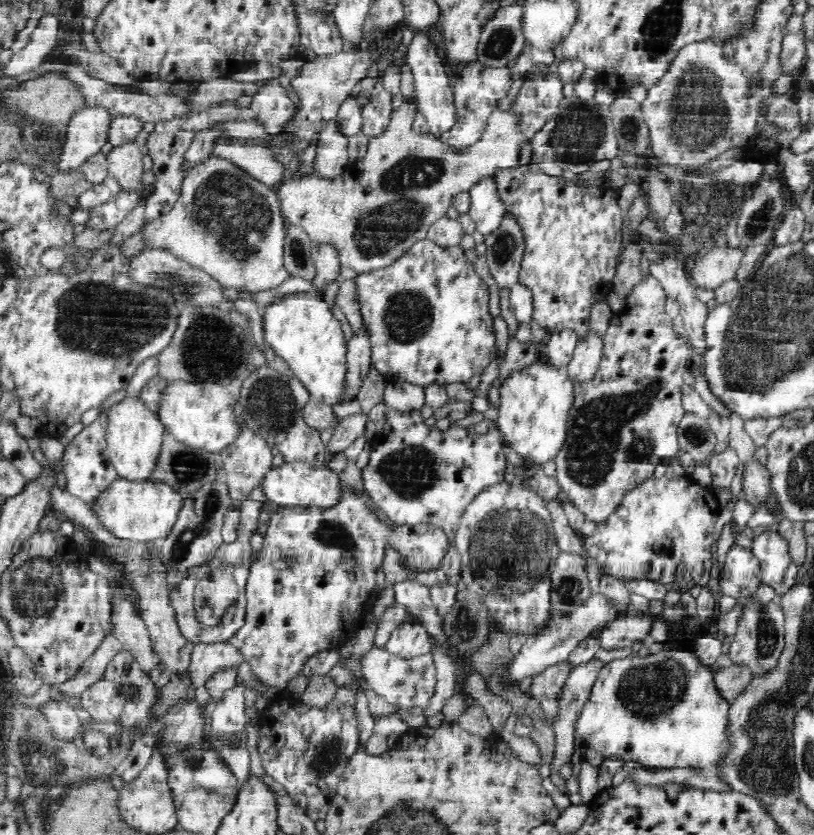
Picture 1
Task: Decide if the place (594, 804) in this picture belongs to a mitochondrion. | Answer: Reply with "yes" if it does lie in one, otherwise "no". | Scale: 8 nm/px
no

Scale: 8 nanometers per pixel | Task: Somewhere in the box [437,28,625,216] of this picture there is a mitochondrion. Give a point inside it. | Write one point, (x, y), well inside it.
(581, 134)

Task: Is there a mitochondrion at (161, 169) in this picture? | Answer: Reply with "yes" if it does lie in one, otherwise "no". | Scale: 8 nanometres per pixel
no

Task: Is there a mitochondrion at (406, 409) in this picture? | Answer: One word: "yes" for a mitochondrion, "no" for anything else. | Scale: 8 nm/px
no

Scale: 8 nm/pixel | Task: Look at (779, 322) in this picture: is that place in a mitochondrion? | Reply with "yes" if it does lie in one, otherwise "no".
yes

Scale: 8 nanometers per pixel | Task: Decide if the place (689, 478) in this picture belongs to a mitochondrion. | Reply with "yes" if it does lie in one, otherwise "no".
no

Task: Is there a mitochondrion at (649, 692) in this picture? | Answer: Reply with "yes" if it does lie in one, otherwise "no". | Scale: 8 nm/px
yes

